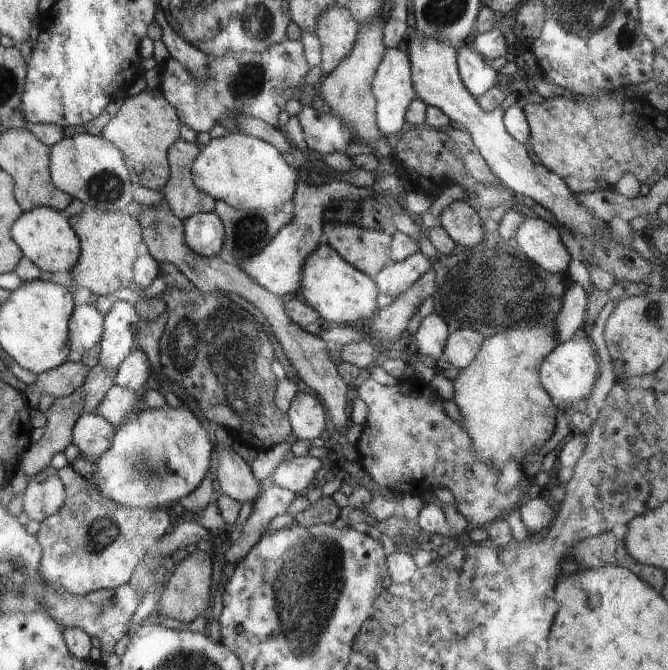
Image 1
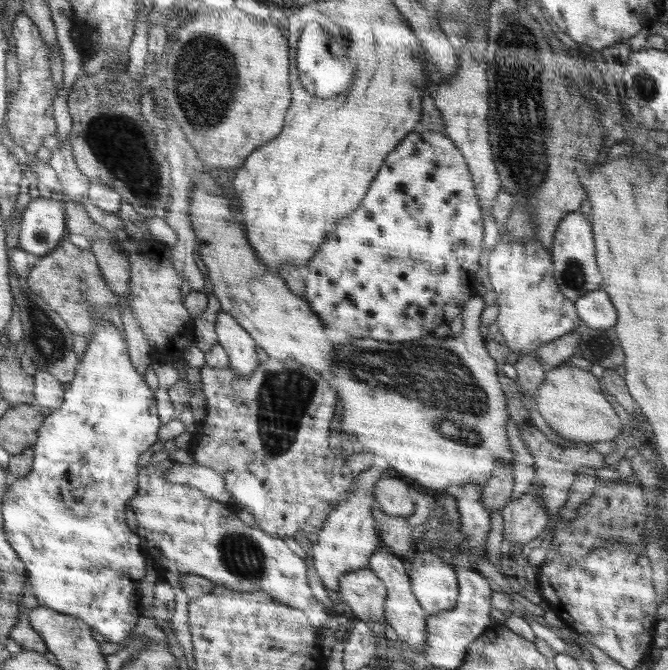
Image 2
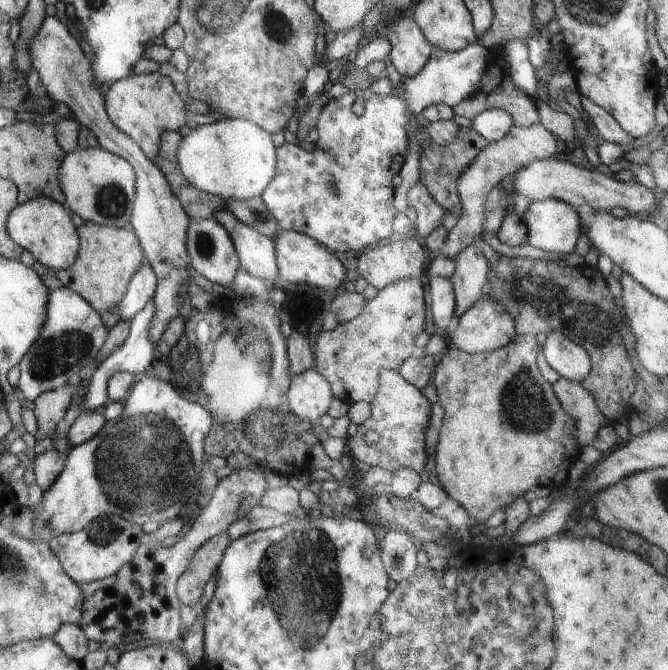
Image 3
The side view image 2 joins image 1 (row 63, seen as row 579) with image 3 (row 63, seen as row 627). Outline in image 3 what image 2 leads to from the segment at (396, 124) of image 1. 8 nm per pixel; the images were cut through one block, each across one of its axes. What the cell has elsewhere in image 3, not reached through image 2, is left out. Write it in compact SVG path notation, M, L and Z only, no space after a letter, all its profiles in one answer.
M406 9L398 11L396 16L386 22L386 38L391 44L389 55L394 68L398 70L403 78L408 78L416 76L416 74L424 68L428 59L434 54L434 48L430 46L430 42L424 38L422 30L420 30L420 28L418 28L418 24L414 22L414 18L404 15L405 11Z

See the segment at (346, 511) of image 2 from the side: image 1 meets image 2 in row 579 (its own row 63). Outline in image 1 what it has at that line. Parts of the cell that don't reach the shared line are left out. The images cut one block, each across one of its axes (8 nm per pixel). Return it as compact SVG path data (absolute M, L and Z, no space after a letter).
M332 6L318 16L315 34L321 44L322 73L329 75L354 49L359 26L344 6Z

